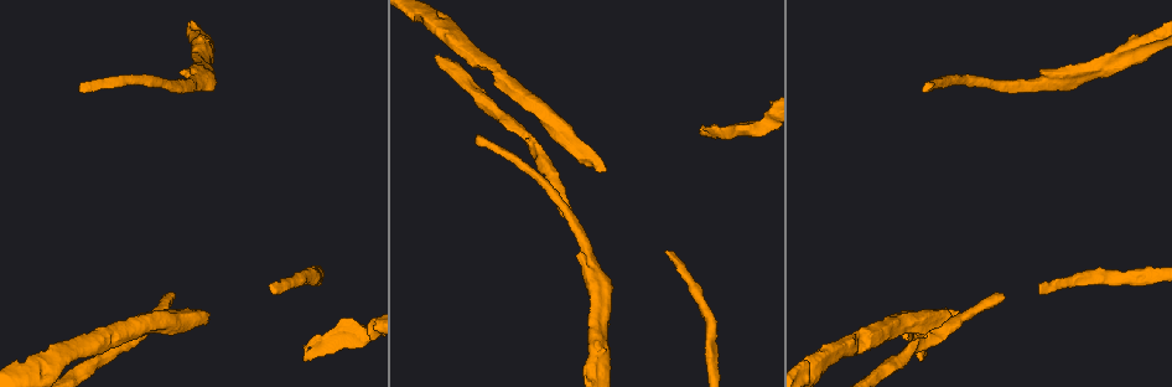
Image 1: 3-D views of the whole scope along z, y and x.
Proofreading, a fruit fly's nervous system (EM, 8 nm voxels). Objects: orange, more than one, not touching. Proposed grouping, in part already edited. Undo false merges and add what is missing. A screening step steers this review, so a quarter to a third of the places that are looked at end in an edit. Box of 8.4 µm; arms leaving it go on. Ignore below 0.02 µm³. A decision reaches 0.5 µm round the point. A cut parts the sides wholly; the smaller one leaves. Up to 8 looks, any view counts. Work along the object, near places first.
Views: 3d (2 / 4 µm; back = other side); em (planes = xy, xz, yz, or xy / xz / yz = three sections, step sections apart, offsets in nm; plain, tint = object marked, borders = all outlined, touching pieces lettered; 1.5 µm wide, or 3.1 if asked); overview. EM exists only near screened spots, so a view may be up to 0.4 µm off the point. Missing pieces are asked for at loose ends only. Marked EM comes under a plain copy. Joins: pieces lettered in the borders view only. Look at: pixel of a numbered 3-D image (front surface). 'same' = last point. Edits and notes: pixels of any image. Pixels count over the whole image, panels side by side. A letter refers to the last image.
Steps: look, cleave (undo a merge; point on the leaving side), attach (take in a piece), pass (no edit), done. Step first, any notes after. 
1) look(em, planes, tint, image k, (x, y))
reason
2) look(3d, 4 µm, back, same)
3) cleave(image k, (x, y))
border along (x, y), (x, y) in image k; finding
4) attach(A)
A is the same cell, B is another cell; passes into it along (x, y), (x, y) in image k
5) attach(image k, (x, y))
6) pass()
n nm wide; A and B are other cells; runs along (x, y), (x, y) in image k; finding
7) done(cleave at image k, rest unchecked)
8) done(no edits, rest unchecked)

look(3d, 4 µm, image 1, (926, 90))
long arm stops here

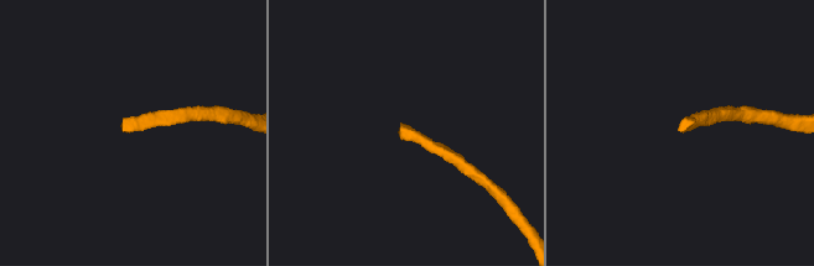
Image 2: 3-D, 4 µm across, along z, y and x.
look(em, planes, borders, image 2, (680, 129))

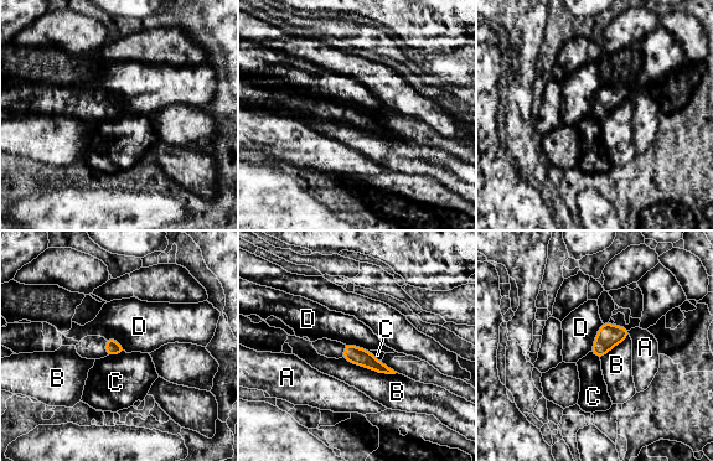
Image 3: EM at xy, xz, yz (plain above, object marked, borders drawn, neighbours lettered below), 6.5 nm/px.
pass()
A, B, C and D are other cells; runs along (347, 347), (355, 355), (386, 369) in image 3; none of them fits

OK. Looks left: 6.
look(em, yz, step 8, tint, image 1, (204, 52))
two arms at a narrow angle

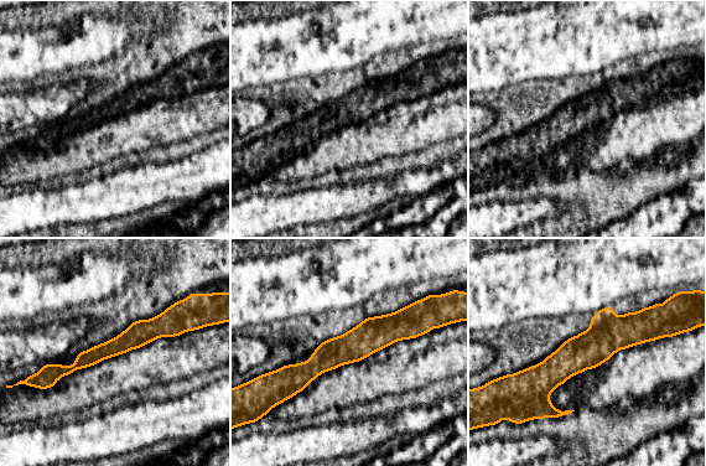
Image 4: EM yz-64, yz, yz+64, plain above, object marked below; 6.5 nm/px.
look(em, planes, borders, same)
cut it another way

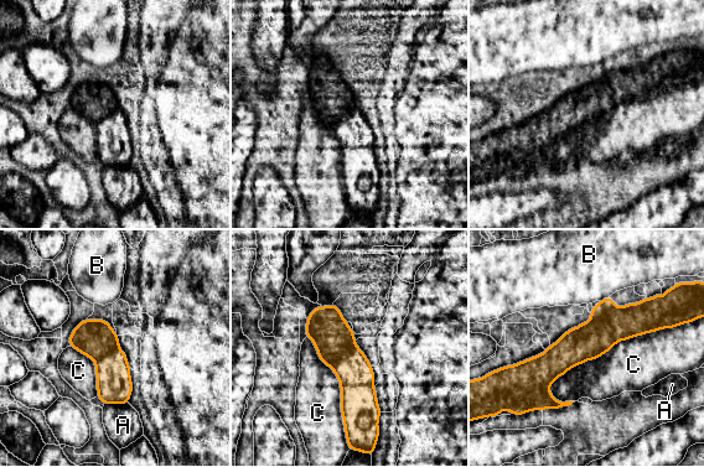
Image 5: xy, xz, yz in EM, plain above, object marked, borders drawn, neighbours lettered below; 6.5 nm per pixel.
cleave(image 5, (632, 320))
A, B and C are other cells; the part that leaves runs along (667, 310), (610, 323), (545, 382) in image 5; two neurons meet here

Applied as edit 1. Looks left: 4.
look(em, xz, step 8, tint, image 1, (600, 171))
free end

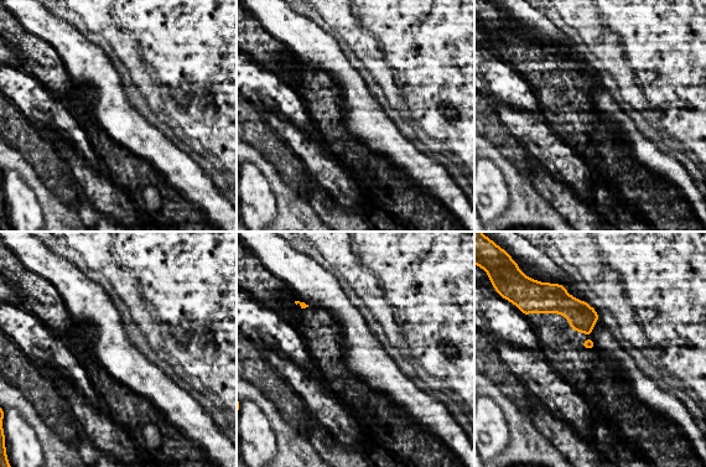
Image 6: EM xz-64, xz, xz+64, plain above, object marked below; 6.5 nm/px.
look(em, yz, step 4, borders, same)

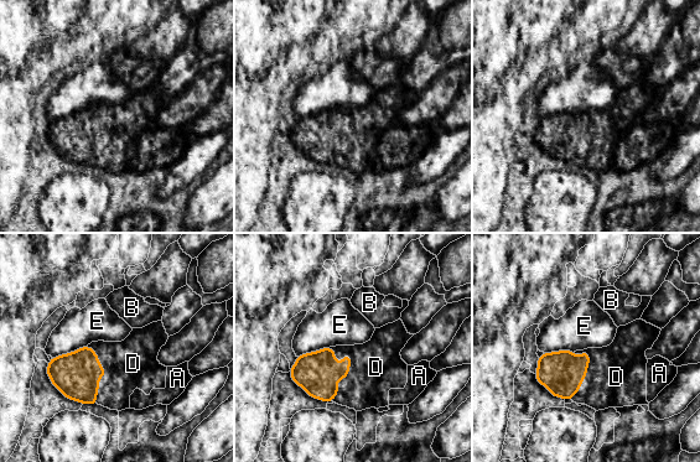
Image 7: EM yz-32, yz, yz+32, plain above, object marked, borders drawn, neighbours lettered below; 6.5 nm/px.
attach(D)
D is the same cell, A, B and E are other cells; passes into it along (319, 372), (350, 364), (376, 367) in image 7; the neuron continues

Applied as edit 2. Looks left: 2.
done(cleave at image 5, attach at image 7, rest unchecked)

